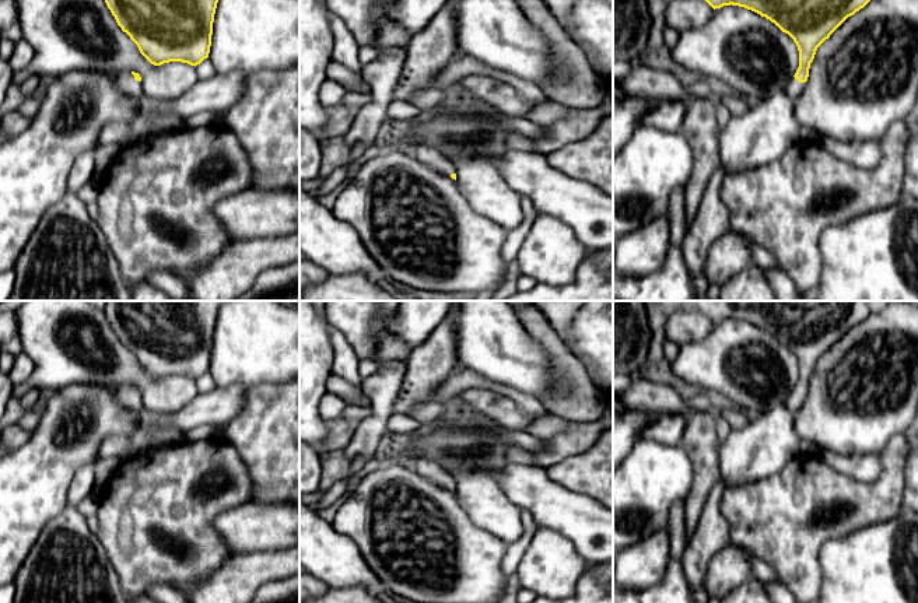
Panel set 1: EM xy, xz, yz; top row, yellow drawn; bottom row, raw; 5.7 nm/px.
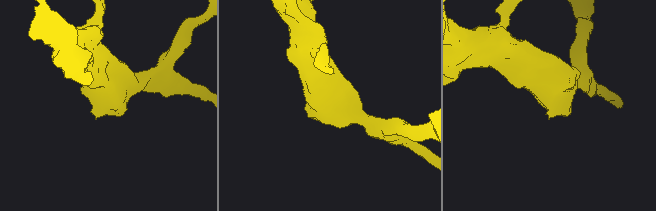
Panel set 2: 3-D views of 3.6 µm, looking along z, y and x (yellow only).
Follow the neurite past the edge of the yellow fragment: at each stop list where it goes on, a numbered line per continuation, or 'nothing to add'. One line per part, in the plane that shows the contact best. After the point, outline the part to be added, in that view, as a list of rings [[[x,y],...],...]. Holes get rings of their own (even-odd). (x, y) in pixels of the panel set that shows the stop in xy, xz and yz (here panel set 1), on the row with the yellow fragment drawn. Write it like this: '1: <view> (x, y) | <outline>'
1: xy (125, 81) | [[[123,70],[115,81],[115,87],[125,95],[130,98],[140,98],[143,97],[143,87],[141,81],[136,81],[134,76],[132,74],[130,70]]]

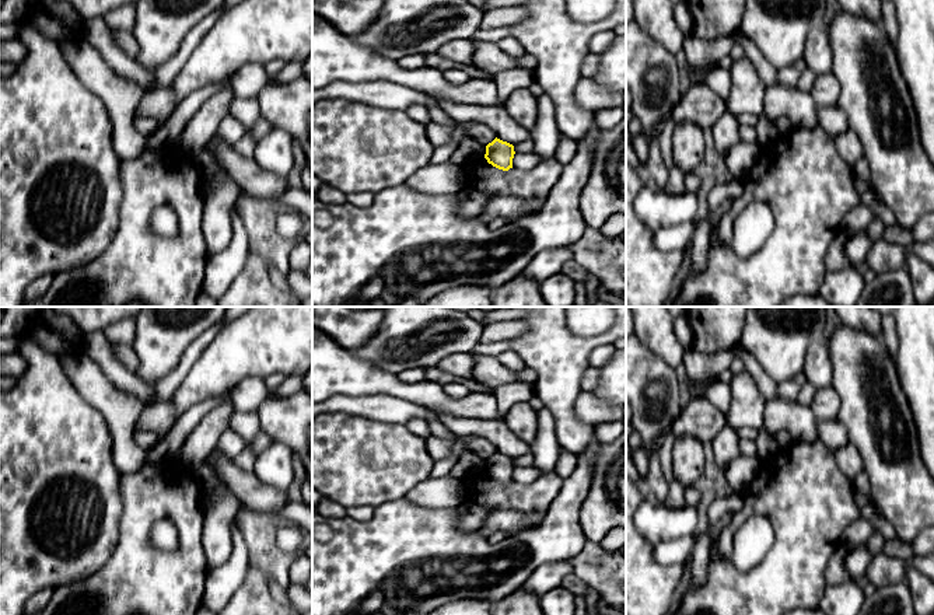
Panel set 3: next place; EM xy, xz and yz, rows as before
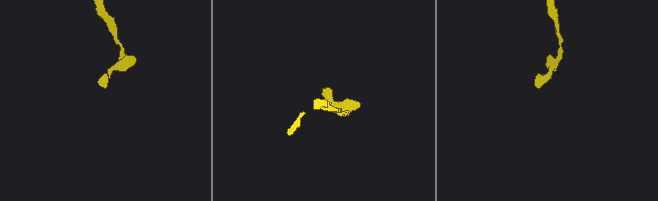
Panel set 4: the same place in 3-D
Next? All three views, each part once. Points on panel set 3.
nothing to add

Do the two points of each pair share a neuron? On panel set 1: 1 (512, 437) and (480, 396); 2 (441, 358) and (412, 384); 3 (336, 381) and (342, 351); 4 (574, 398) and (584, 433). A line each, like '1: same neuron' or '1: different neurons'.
1: different neurons
2: same neuron
3: different neurons
4: different neurons

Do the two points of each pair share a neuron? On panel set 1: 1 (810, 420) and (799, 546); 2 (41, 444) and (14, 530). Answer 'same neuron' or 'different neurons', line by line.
1: different neurons
2: same neuron

